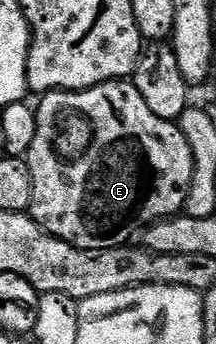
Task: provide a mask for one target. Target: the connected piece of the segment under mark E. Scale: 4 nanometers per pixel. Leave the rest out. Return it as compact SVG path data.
M134 82L102 83L84 91L49 91L38 102L35 112L36 137L33 138L32 147L26 153L25 162L33 177L33 197L29 214L33 221L37 221L37 225L43 227L44 231L77 249L113 249L130 244L134 240L131 238L134 235L136 238L137 233L142 232L143 228L148 227L150 223L170 219L184 210L183 202L186 201L187 195L189 199L192 194L195 181L195 158L191 152L191 146L178 122L162 119L157 117L157 113L150 111L141 93L137 93Z

